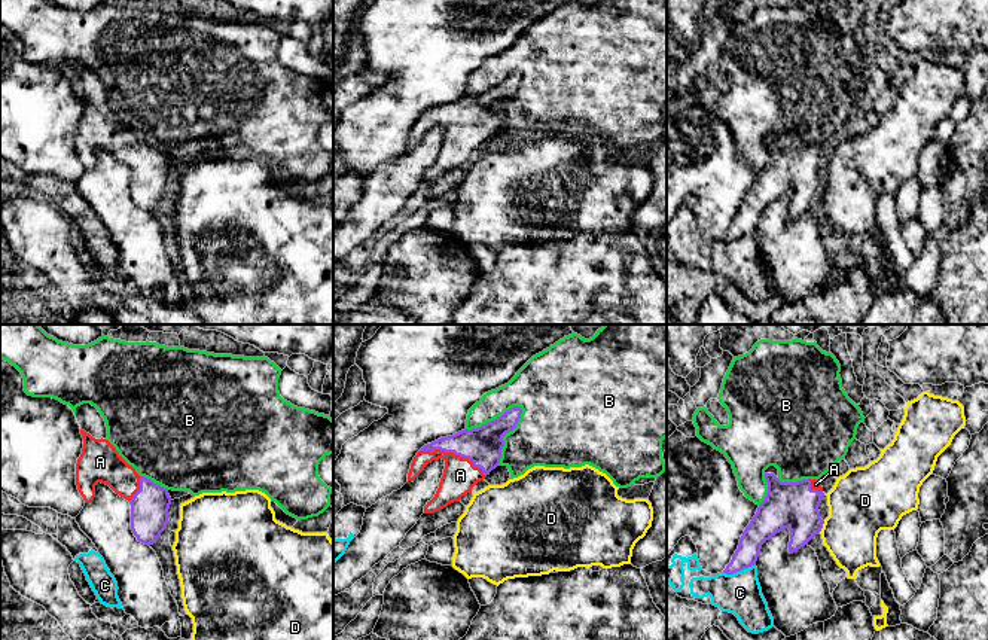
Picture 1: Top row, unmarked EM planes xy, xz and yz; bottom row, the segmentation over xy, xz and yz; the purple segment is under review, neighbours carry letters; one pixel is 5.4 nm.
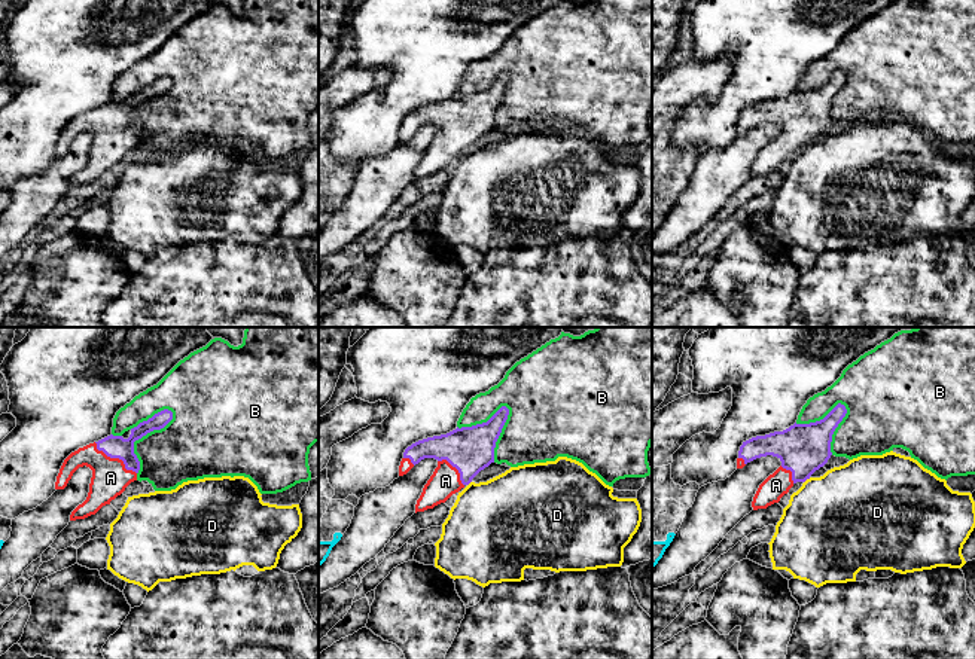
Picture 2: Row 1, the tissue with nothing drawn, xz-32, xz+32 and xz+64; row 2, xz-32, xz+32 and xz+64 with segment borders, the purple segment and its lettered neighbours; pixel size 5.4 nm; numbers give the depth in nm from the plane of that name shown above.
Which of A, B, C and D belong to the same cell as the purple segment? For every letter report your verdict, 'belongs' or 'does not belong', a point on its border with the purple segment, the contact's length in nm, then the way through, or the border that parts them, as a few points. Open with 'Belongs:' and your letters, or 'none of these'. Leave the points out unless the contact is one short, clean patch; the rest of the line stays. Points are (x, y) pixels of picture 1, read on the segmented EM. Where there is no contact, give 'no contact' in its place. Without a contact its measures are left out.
Belongs: A
A: belongs; meets purple in xz at (453, 451); contact 380 nm long
B: does not belong; meets purple in xz at (505, 433); contact 340 nm long
C: does not belong; meets purple in yz at (738, 570); contact 190 nm long
D: does not belong; meets purple in yz at (822, 527); contact 70 nm long

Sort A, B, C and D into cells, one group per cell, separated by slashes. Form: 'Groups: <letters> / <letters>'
Groups: A / B / C / D

